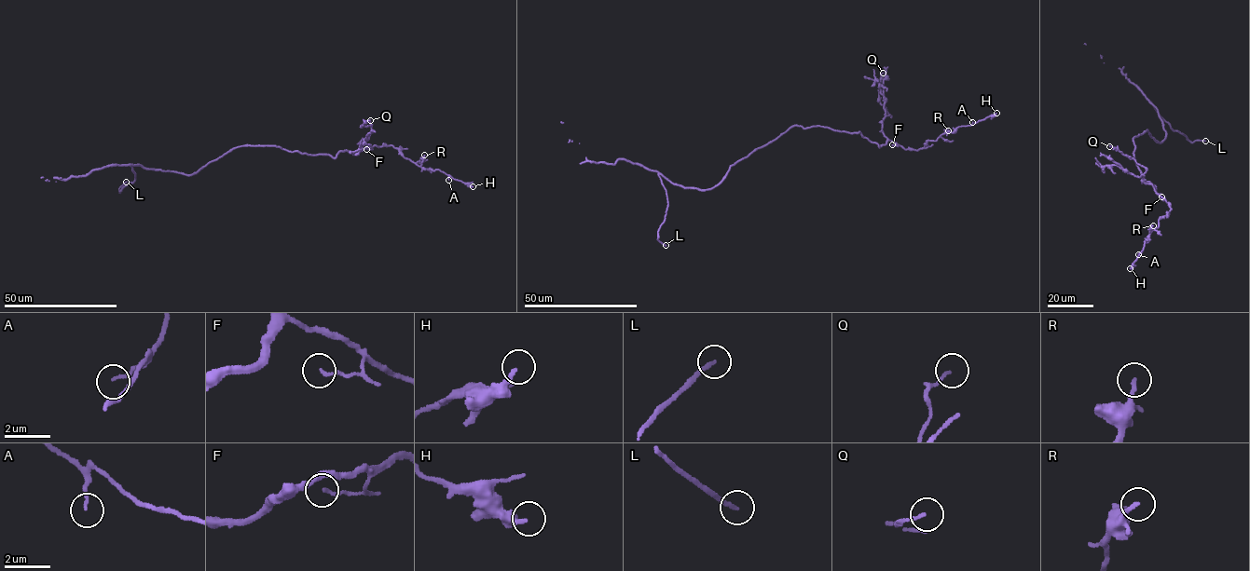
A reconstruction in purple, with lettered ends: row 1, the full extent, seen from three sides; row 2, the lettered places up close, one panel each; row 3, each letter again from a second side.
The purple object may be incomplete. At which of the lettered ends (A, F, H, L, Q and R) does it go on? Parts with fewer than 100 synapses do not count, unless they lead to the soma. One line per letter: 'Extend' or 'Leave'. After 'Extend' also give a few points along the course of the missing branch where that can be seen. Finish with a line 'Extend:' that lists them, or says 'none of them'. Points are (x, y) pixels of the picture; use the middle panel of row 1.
A: Leave
F: Leave
H: Leave
L: Extend. Course of what is missing: (666, 245), (683, 250), (701, 249)
Q: Leave
R: Leave
Extend: L

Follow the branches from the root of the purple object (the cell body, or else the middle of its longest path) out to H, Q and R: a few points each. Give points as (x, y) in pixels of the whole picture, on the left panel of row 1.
H: (249, 145), (333, 157), (340, 151), (353, 154), (392, 145), (422, 168), (439, 169), (473, 186)
Q: (249, 145), (333, 157), (345, 151), (353, 154), (369, 136), (371, 127), (363, 126), (370, 120)
R: (249, 145), (279, 146), (333, 157), (340, 151), (353, 154), (375, 145), (392, 145), (419, 166), (424, 155)

